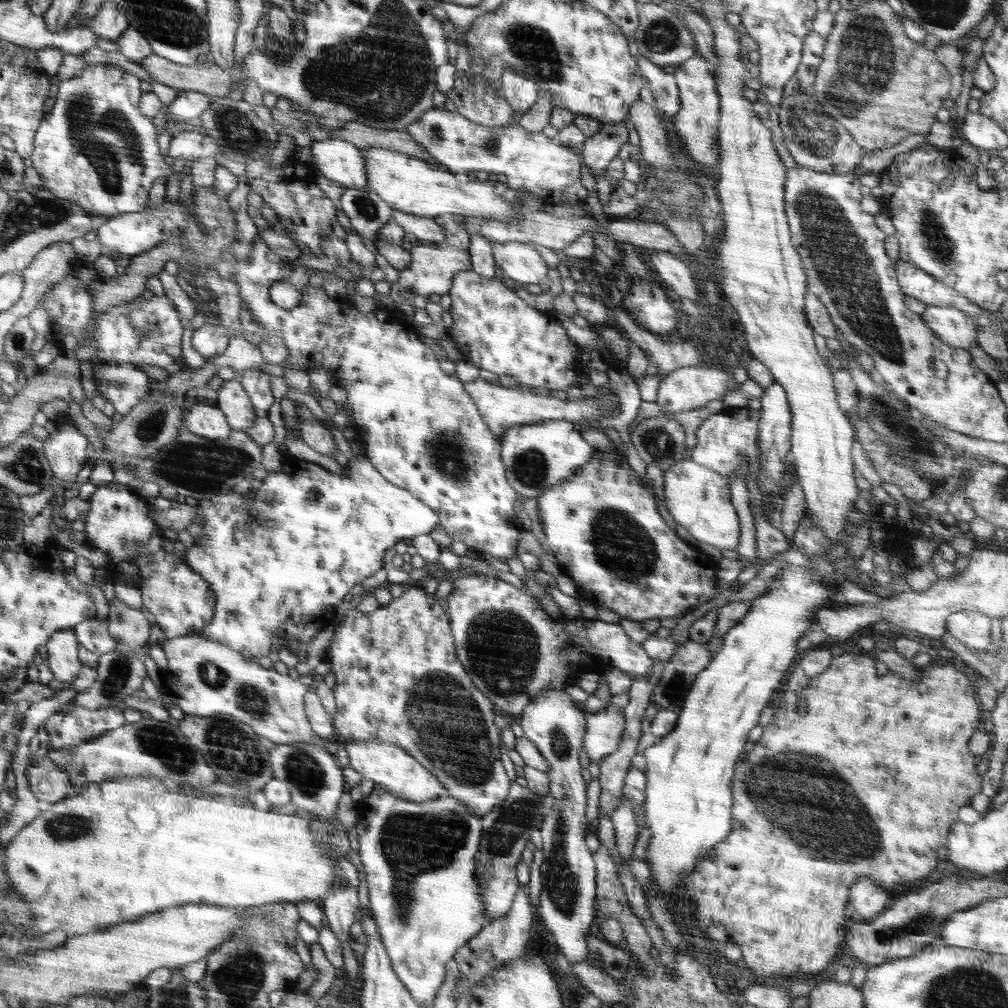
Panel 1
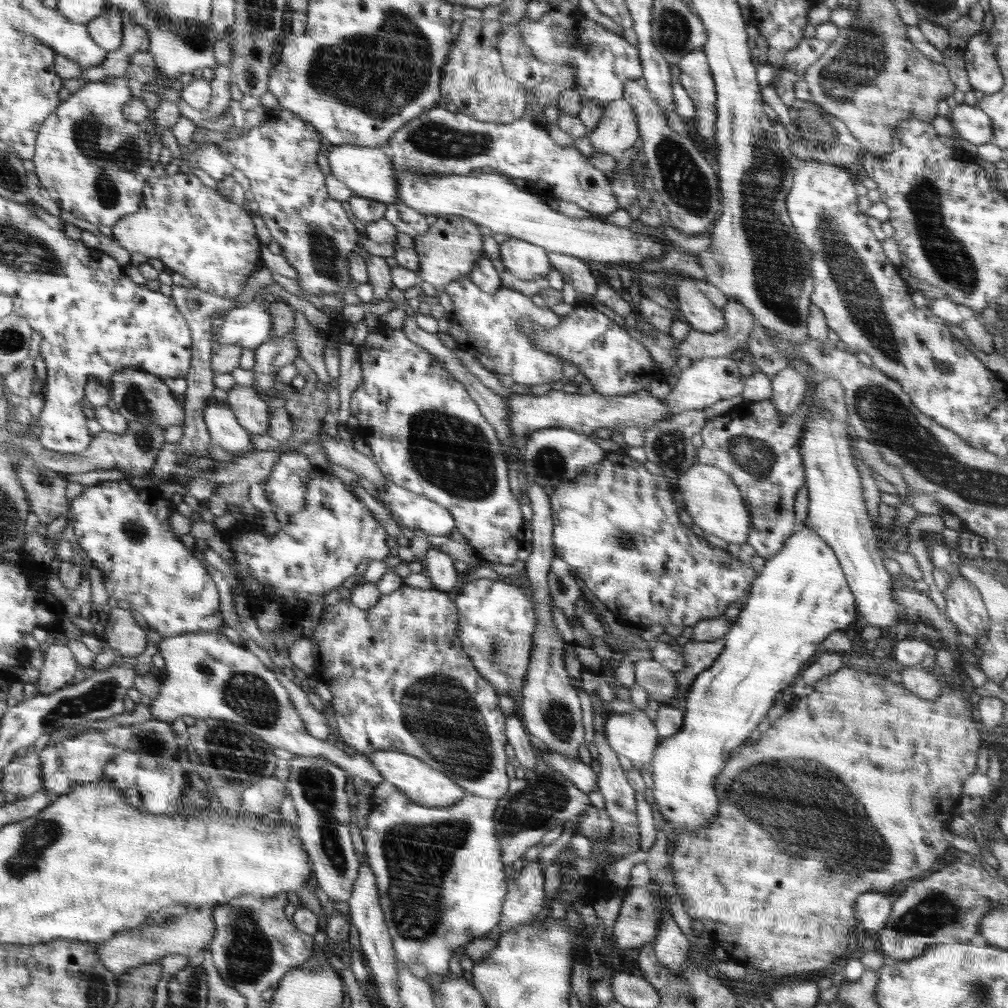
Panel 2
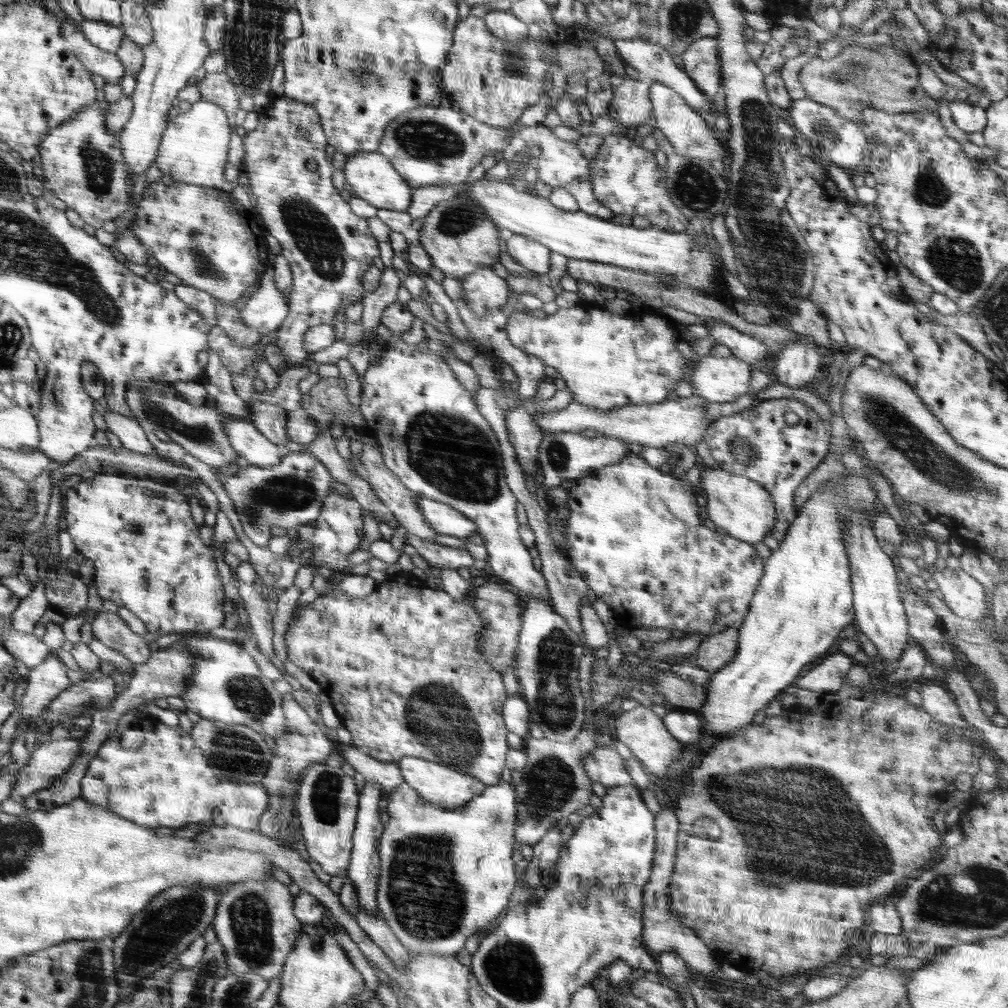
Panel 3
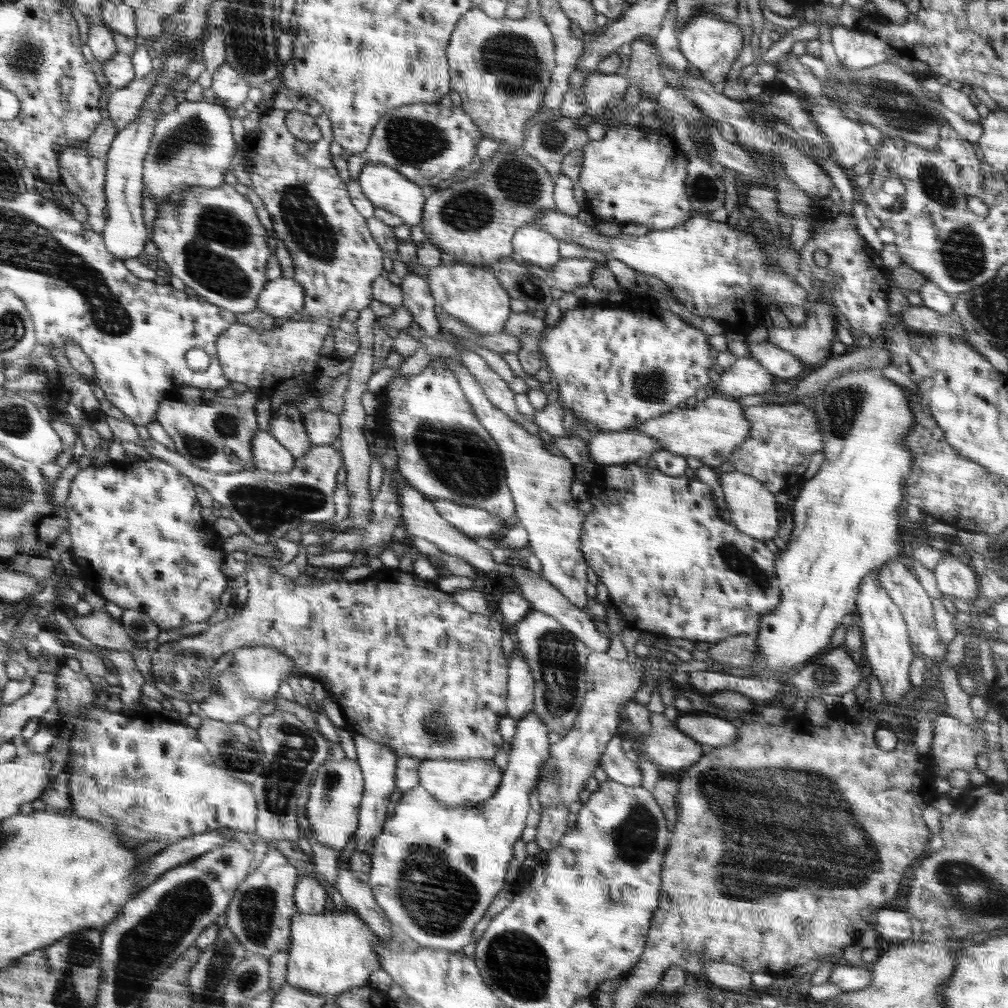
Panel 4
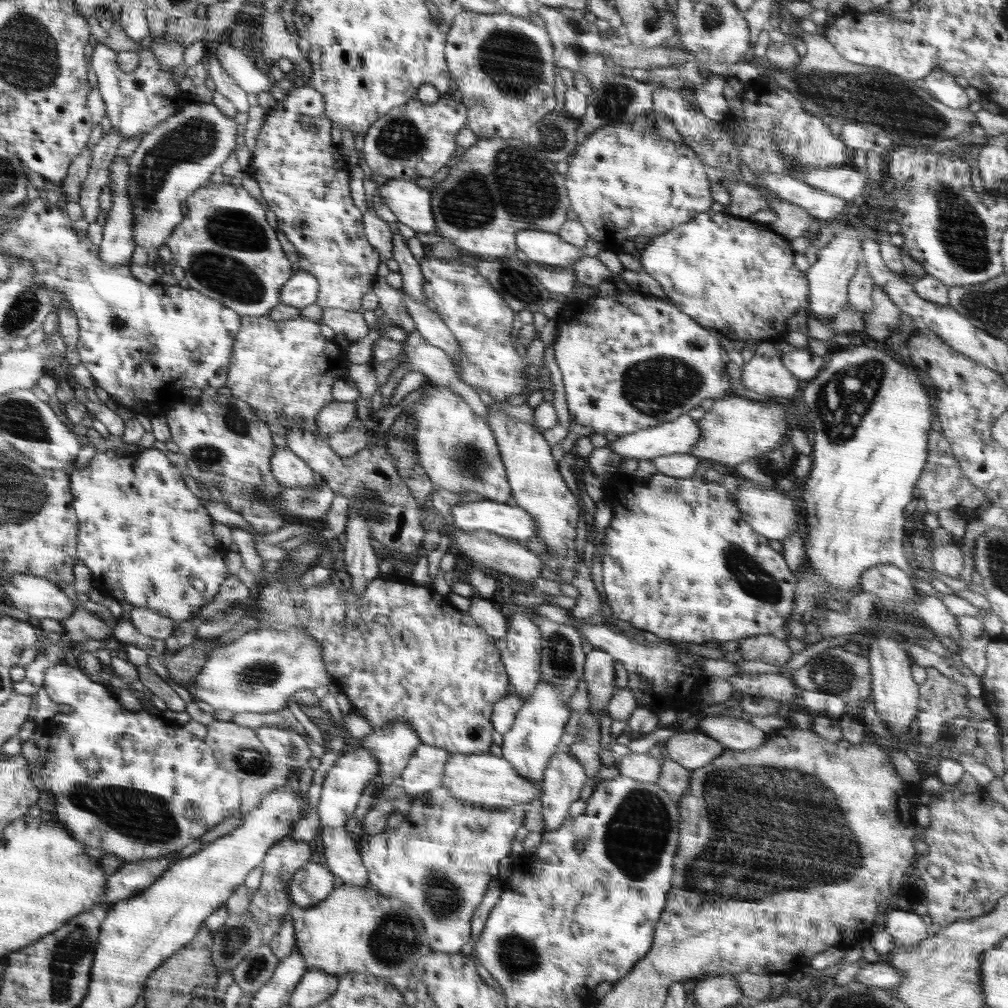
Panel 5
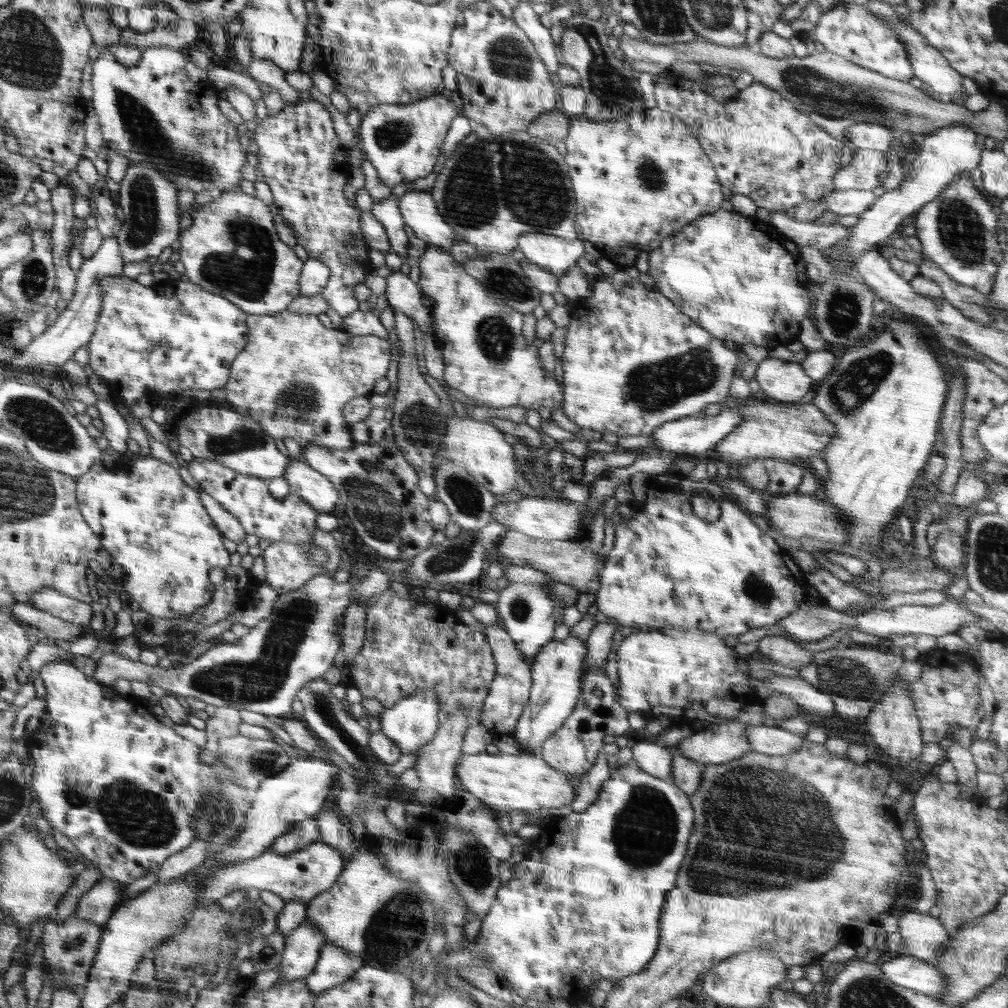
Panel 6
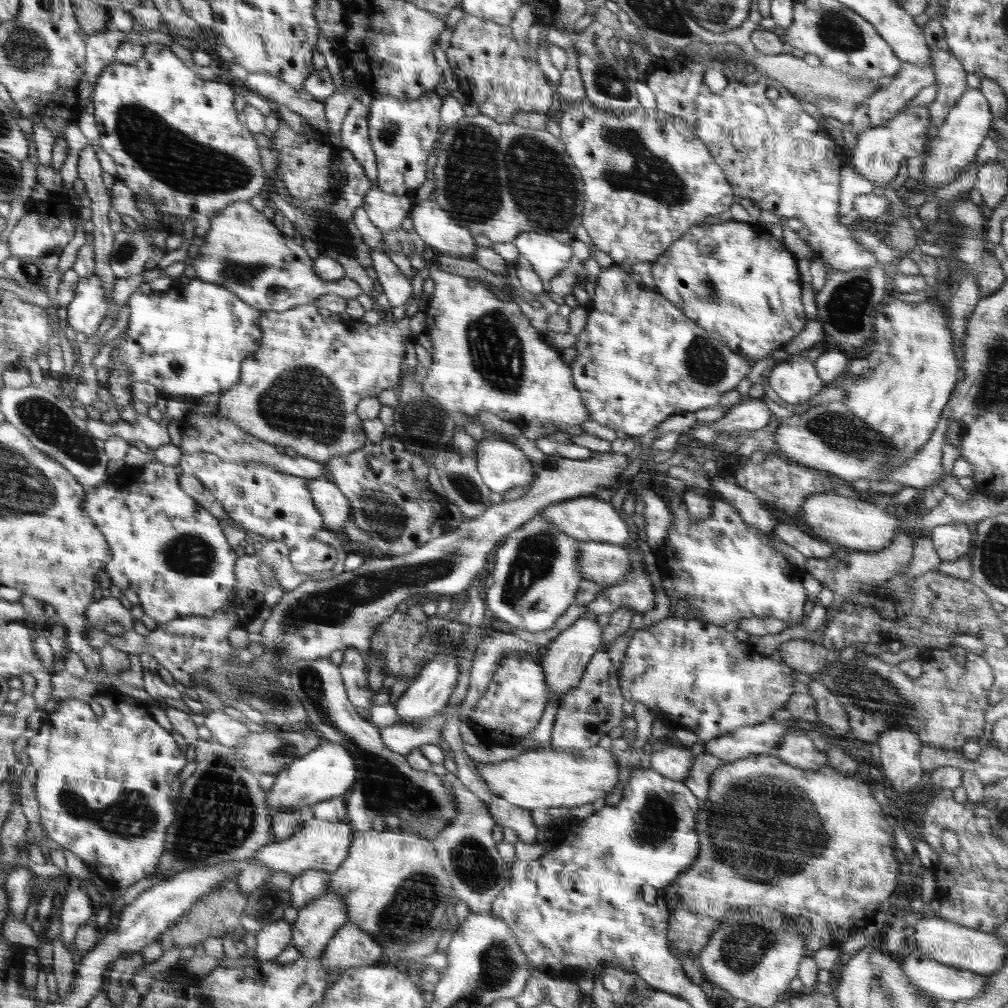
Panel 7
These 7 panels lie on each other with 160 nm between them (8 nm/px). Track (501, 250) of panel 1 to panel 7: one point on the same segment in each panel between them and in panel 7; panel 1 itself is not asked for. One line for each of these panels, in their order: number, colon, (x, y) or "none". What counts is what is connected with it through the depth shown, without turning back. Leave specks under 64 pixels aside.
2: (526, 261)
3: (527, 252)
4: (534, 244)
5: (542, 247)
6: (556, 255)
7: (548, 256)

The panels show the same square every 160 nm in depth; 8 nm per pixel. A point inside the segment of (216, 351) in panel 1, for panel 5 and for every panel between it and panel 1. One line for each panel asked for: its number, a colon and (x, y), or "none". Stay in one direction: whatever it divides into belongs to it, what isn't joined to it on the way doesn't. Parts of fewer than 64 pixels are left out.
2: (249, 326)
3: (266, 309)
4: (284, 297)
5: (301, 289)

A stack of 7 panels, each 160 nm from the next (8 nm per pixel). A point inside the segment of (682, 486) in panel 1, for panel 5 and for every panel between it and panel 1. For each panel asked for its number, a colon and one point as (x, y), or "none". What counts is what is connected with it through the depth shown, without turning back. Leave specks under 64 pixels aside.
2: (713, 501)
3: (740, 507)
4: (751, 507)
5: (772, 514)

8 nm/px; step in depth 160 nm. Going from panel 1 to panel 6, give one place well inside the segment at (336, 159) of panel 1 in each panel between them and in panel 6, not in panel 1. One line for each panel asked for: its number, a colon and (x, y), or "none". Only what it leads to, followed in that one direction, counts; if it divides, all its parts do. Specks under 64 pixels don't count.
2: (366, 171)
3: (370, 176)
4: (384, 187)
5: (412, 206)
6: (419, 211)

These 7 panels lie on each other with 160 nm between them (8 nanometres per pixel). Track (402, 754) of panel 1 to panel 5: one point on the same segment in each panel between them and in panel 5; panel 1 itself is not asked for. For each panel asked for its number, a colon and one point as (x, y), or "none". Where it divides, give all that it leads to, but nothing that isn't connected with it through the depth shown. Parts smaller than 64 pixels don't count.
2: (421, 784)
3: (447, 787)
4: (453, 783)
5: (482, 779)

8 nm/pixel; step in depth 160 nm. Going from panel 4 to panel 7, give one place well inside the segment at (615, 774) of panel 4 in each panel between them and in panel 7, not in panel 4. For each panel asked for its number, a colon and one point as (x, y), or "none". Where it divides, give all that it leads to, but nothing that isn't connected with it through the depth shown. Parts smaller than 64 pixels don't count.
5: (640, 766)
6: (651, 758)
7: (673, 762)

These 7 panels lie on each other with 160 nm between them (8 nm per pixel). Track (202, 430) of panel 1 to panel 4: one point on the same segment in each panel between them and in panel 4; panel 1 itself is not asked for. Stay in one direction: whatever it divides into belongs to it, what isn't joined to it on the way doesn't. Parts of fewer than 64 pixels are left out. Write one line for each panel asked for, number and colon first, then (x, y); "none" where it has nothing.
2: (223, 426)
3: (250, 443)
4: (269, 455)

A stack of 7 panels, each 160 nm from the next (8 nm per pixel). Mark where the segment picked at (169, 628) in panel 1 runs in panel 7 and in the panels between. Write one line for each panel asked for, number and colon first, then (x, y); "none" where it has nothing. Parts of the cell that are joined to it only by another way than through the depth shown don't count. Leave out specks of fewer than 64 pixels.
2: (124, 529)
3: (147, 556)
4: (138, 538)
5: (148, 541)
6: (152, 524)
7: (168, 549)

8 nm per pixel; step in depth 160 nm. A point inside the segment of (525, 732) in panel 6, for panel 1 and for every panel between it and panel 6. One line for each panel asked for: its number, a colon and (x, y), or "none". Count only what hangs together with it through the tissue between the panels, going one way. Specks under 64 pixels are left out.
1: (424, 913)
2: (430, 909)
3: (433, 896)
4: (435, 870)
5: (537, 730)

